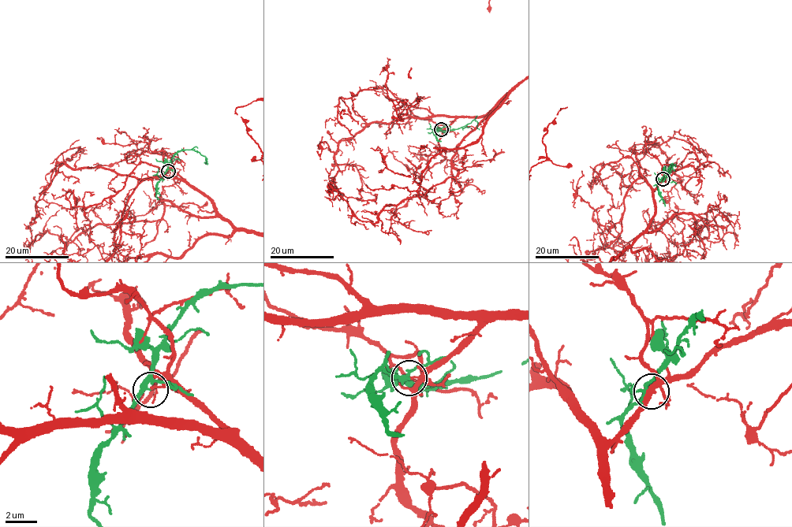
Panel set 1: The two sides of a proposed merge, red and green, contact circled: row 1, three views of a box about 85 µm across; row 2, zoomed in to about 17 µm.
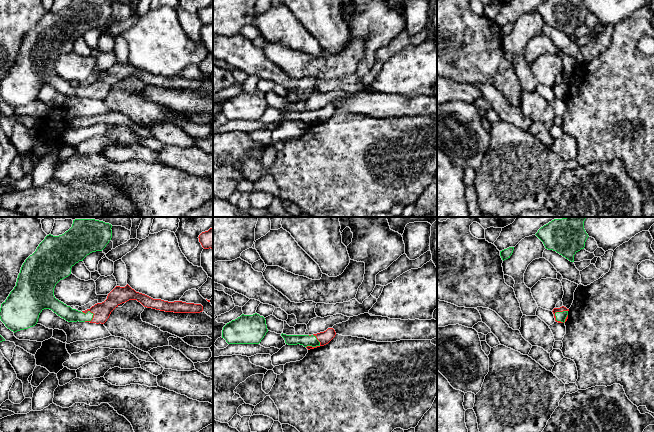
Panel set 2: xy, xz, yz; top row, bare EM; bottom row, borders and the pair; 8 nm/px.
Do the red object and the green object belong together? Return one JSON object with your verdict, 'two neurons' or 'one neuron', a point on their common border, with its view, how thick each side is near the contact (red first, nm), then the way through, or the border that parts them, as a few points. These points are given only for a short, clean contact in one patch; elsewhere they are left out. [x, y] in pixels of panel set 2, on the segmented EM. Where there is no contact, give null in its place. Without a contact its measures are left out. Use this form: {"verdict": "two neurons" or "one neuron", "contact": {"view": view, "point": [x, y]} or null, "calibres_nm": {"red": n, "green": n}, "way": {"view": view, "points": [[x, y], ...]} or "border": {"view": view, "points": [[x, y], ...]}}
{"verdict": "two neurons", "contact": {"view": "yz", "point": [558, 311]}, "calibres_nm": {"red": 50, "green": 80}}

